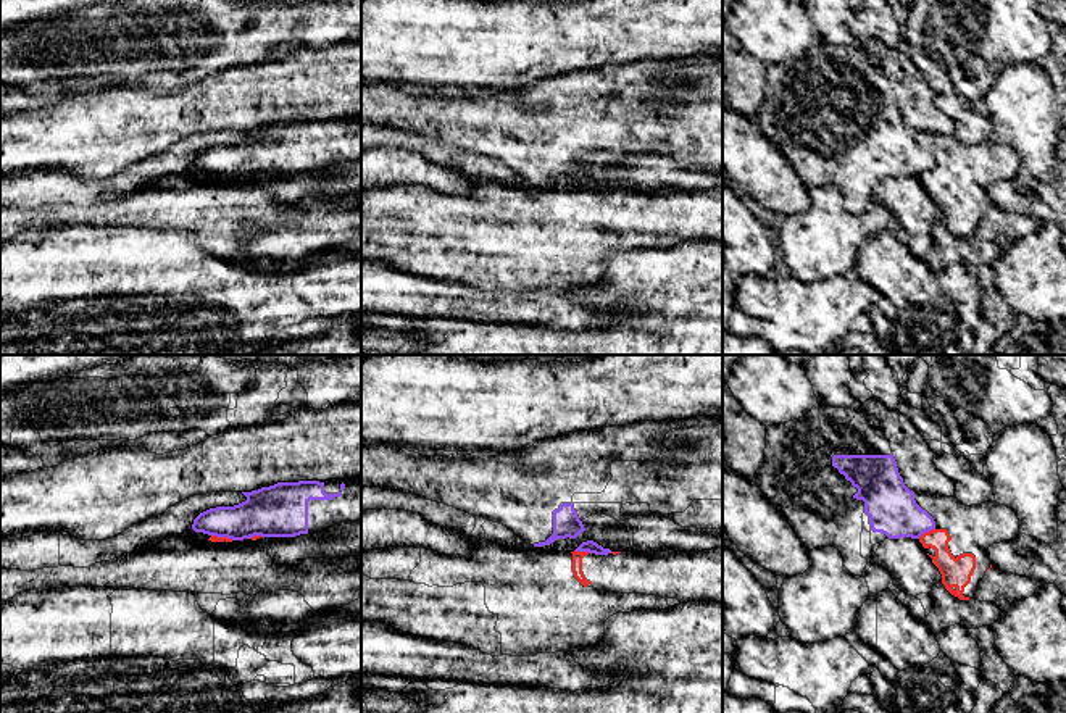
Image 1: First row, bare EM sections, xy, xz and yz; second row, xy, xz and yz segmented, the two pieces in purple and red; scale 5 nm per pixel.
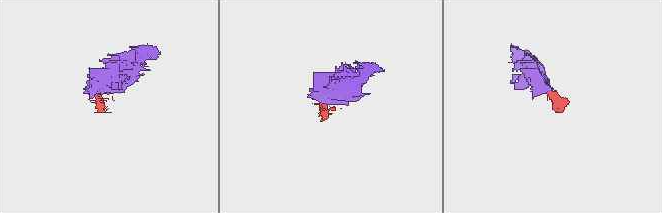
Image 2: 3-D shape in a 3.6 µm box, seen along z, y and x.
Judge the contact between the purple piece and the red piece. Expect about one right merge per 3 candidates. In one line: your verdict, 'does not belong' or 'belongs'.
does not belong

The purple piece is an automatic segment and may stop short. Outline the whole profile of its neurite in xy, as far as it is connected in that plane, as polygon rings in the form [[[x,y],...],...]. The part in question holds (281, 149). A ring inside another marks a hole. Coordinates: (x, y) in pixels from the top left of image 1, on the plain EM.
[[[361,116],[277,121],[242,132],[247,139],[239,144],[200,152],[192,168],[244,179],[318,173],[340,160],[361,158]]]

